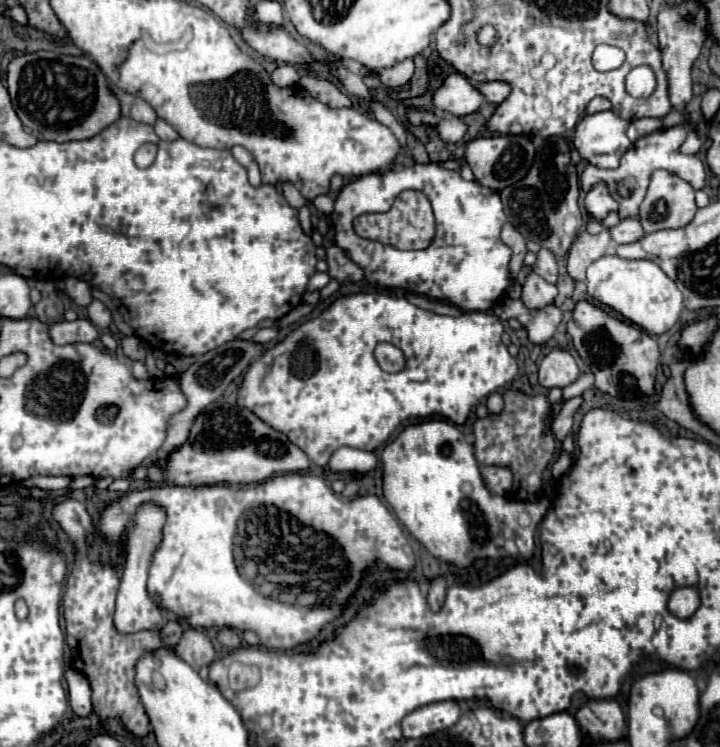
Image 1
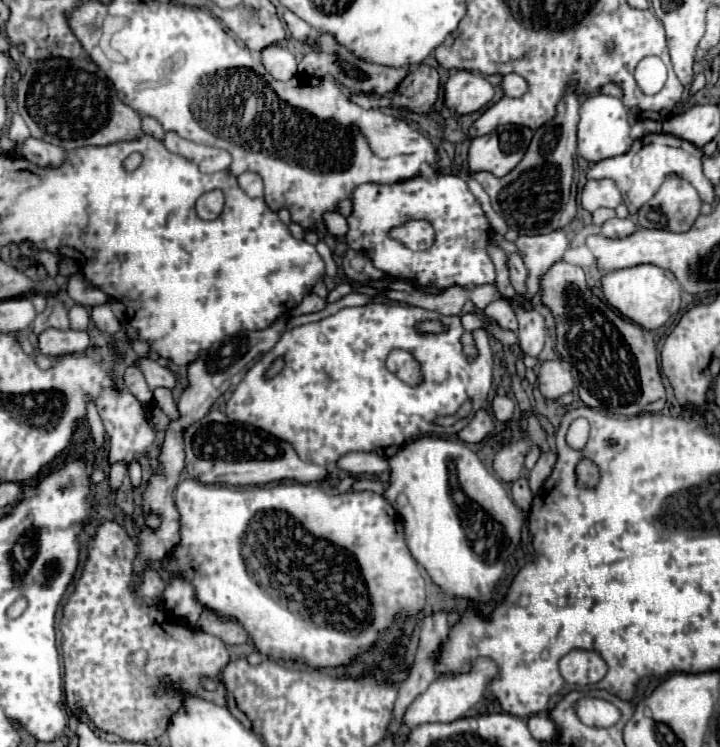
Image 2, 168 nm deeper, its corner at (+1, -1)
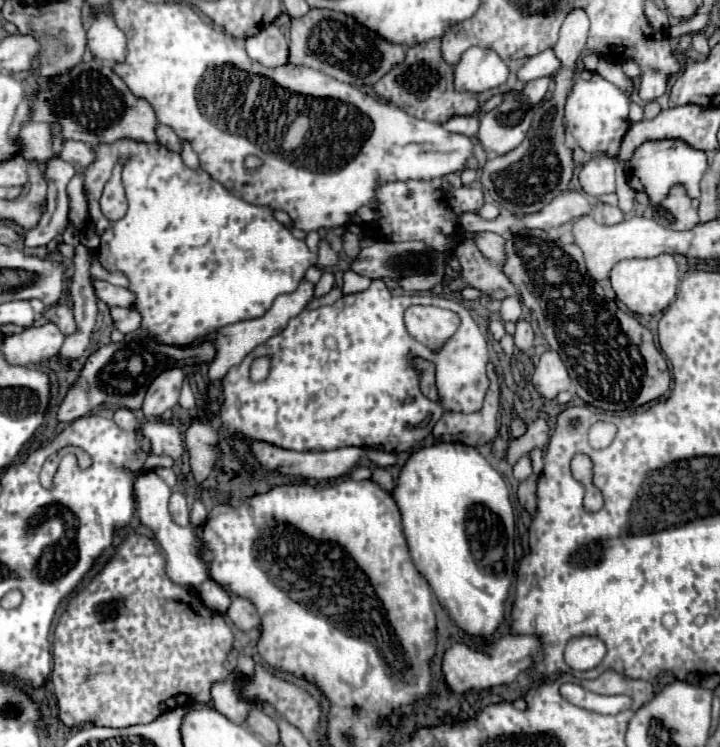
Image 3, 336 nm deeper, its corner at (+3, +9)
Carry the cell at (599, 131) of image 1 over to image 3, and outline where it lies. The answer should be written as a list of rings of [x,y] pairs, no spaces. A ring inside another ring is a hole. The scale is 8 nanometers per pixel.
[[[581,71],[575,75],[575,85],[567,97],[565,105],[565,125],[573,135],[577,145],[593,155],[605,153],[617,157],[621,141],[629,129],[629,99],[601,75],[591,71]]]

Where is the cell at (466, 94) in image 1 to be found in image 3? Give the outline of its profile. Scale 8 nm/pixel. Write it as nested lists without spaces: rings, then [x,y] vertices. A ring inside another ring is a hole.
[[[471,47],[455,65],[455,89],[481,93],[503,85],[509,77],[507,63],[491,49]]]

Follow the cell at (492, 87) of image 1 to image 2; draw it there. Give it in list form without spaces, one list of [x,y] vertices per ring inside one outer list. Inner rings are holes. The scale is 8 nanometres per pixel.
[[[511,73],[511,75],[505,75],[505,77],[503,77],[501,87],[503,87],[503,93],[505,93],[507,97],[521,97],[521,95],[527,91],[527,81],[525,81],[523,77]]]

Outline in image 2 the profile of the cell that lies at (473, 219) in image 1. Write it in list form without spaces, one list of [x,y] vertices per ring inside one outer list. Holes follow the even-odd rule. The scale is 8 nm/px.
[[[437,173],[433,179],[417,175],[391,185],[365,183],[351,195],[353,211],[347,217],[347,245],[367,253],[371,263],[391,279],[409,281],[417,287],[433,287],[445,291],[459,285],[467,291],[473,287],[495,283],[495,267],[487,253],[491,239],[491,223],[481,203],[469,191],[459,175]],[[407,219],[427,219],[435,229],[435,243],[425,251],[411,251],[387,233],[391,227]]]

